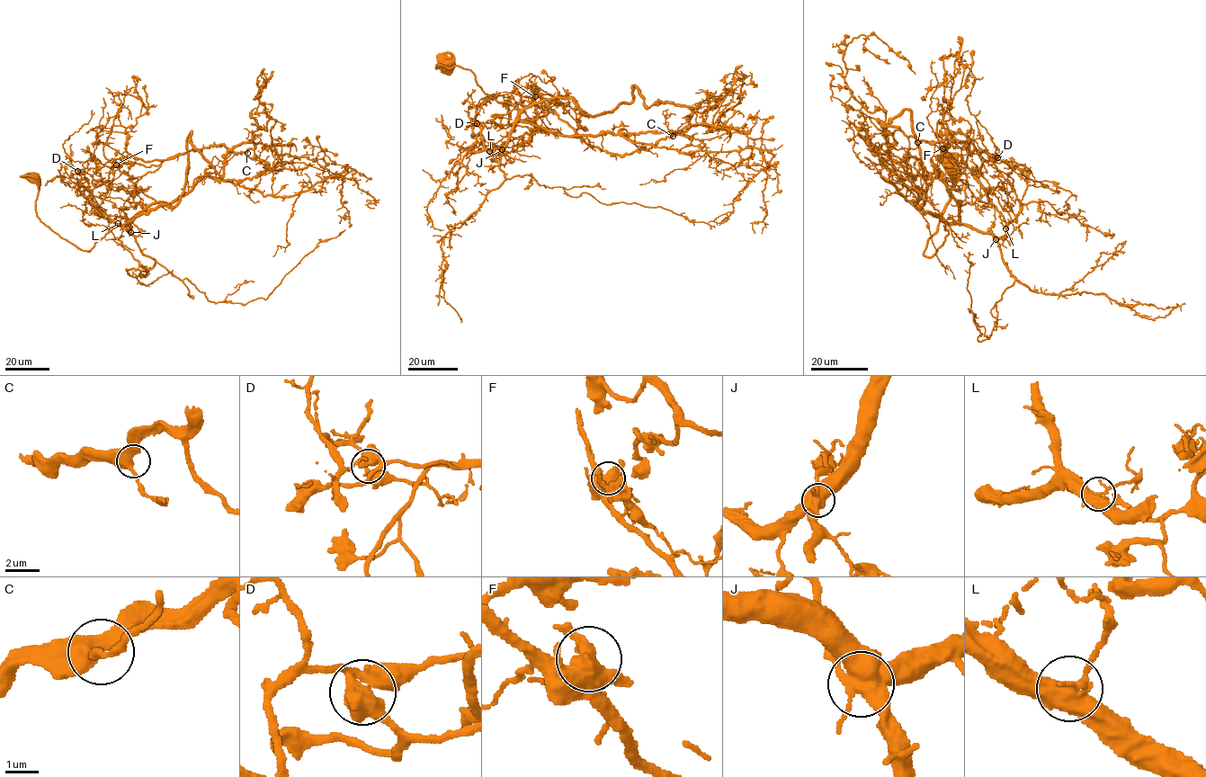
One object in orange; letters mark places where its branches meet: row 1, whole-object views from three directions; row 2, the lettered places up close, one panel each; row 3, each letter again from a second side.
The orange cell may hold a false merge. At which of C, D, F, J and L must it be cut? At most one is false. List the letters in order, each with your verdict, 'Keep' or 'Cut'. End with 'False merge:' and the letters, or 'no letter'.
C: Keep
D: Keep
F: Keep
J: Cut
L: Keep
False merge: J

